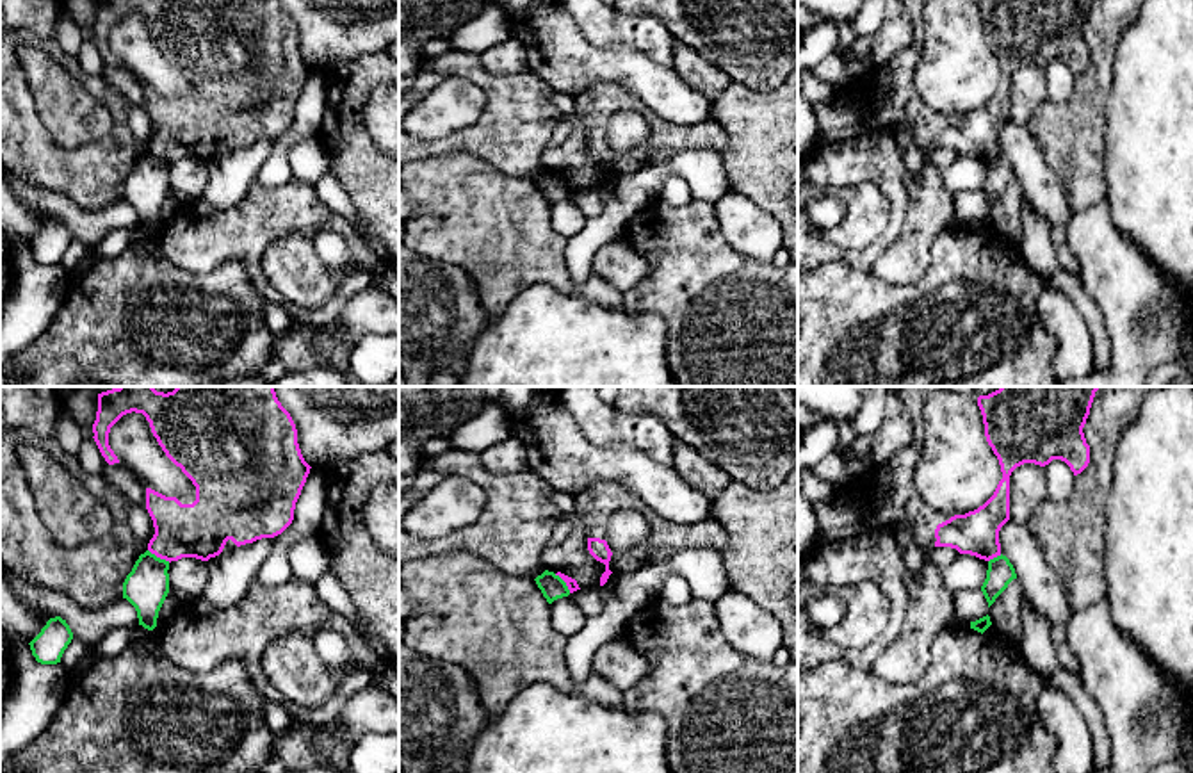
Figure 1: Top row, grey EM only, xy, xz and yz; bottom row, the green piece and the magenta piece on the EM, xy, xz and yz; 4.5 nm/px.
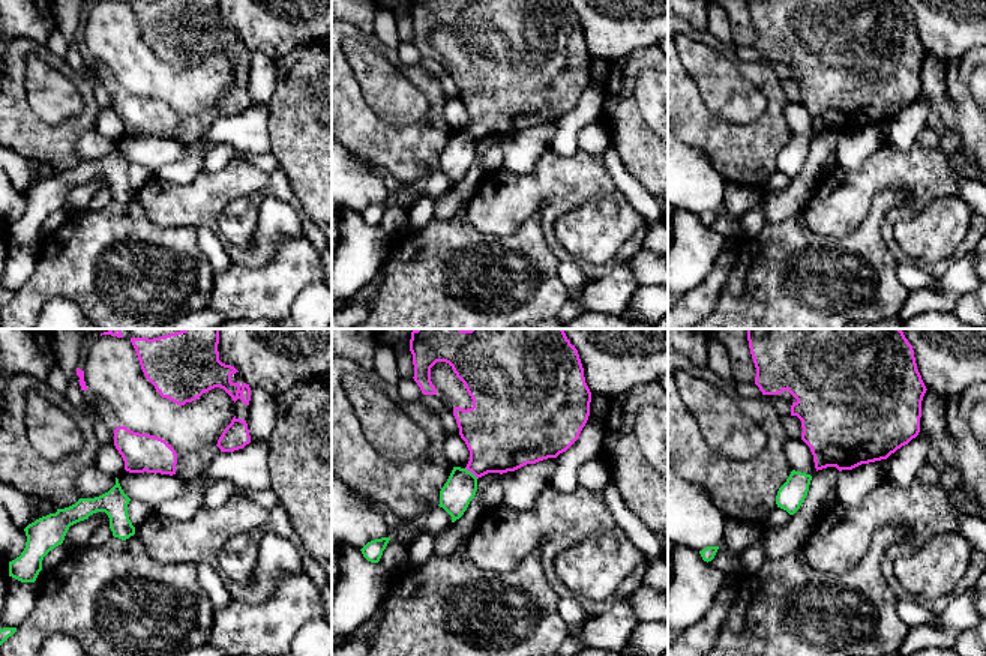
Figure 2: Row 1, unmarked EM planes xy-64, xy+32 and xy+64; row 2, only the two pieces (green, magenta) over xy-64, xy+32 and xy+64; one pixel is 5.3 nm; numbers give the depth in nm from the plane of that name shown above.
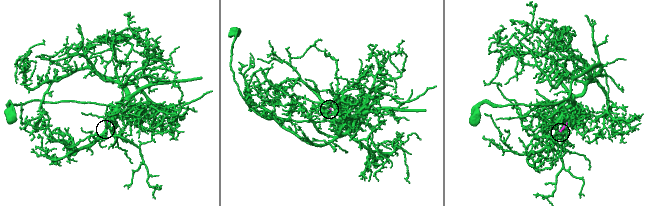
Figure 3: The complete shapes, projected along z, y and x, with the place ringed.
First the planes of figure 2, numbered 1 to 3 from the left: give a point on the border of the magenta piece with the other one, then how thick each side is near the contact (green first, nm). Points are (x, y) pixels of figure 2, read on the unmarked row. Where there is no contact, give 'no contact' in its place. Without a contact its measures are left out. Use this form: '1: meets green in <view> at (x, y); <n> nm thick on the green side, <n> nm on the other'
1: no contact
2: meets green in xy+32 at (470, 135); 170 nm thick on the green side, 380 nm on the other
3: no contact

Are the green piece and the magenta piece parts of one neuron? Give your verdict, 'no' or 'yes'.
no

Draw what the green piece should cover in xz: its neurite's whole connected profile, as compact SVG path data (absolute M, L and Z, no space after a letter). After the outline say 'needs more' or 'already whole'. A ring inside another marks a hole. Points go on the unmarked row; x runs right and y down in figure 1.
M545 171L534 182L548 205L570 196L566 183L559 176L556 176L554 173Z | already whole

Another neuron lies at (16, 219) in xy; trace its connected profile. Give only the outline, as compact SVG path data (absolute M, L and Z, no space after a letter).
M0 176L0 230L12 240L30 244L50 219L57 216L39 214L21 203L11 185Z

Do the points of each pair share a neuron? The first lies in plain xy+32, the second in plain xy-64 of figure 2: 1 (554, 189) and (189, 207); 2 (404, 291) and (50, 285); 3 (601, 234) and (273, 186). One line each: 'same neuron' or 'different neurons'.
1: same neuron
2: same neuron
3: same neuron

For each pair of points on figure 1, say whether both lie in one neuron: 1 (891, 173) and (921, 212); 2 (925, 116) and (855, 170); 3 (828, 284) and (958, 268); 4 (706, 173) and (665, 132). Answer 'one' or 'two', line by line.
1: two
2: two
3: one
4: two

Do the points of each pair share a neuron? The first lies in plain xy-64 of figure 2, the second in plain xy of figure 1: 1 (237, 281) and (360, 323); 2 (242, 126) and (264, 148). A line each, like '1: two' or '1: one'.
1: one
2: one

